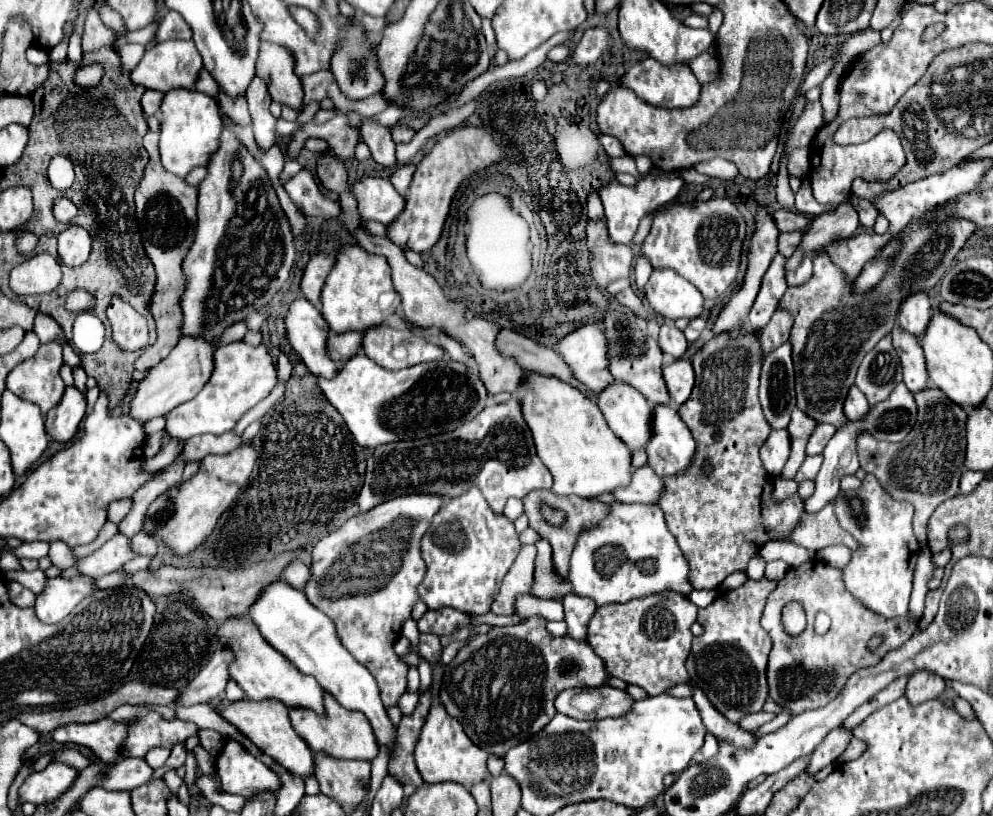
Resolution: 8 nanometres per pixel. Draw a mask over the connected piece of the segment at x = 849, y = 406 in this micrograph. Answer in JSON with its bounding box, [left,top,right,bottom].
[843,385,869,421]

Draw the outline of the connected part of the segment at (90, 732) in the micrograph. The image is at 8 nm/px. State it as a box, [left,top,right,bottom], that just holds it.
[53,719,127,763]

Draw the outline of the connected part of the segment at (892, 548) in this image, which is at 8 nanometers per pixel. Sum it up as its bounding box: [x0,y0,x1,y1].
[833,475,919,617]

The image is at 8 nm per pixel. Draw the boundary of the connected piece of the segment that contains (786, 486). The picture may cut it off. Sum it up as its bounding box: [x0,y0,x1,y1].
[775,477,795,501]

